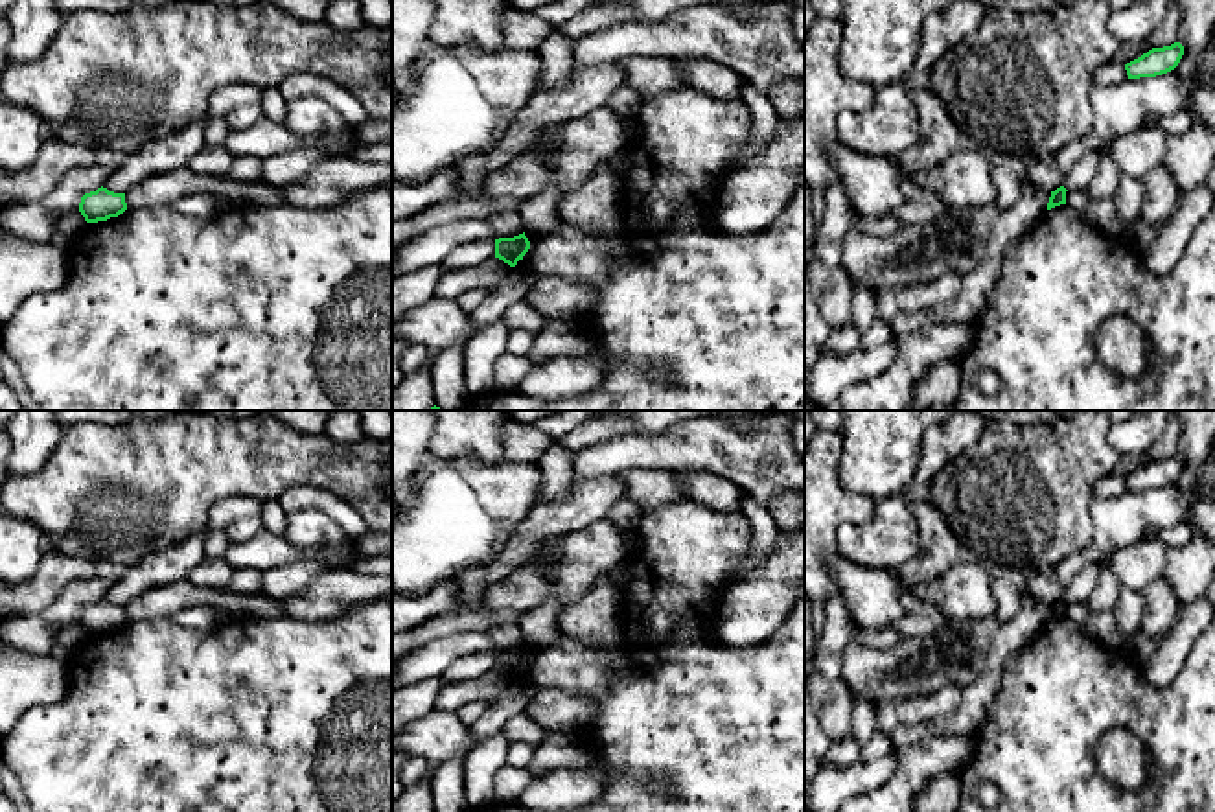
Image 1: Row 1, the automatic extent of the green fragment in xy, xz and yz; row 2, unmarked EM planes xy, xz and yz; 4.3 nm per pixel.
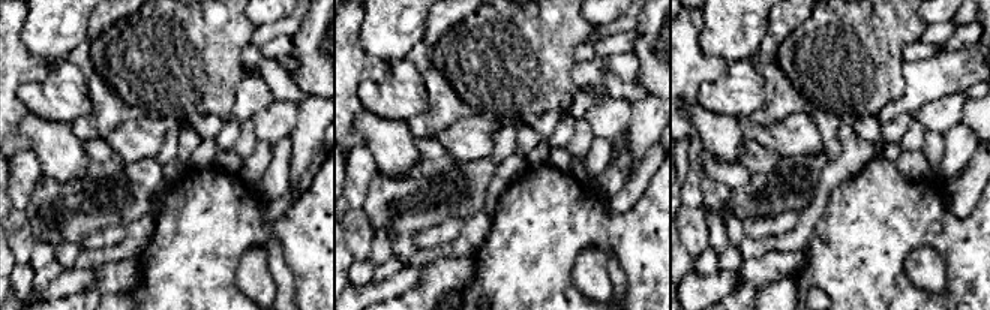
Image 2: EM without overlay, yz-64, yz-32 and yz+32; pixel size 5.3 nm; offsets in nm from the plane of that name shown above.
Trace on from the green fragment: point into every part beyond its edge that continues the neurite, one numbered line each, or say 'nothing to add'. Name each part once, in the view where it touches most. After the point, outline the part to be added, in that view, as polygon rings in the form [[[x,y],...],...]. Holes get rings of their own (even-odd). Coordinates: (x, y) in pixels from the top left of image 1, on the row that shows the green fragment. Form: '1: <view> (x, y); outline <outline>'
nothing to add

